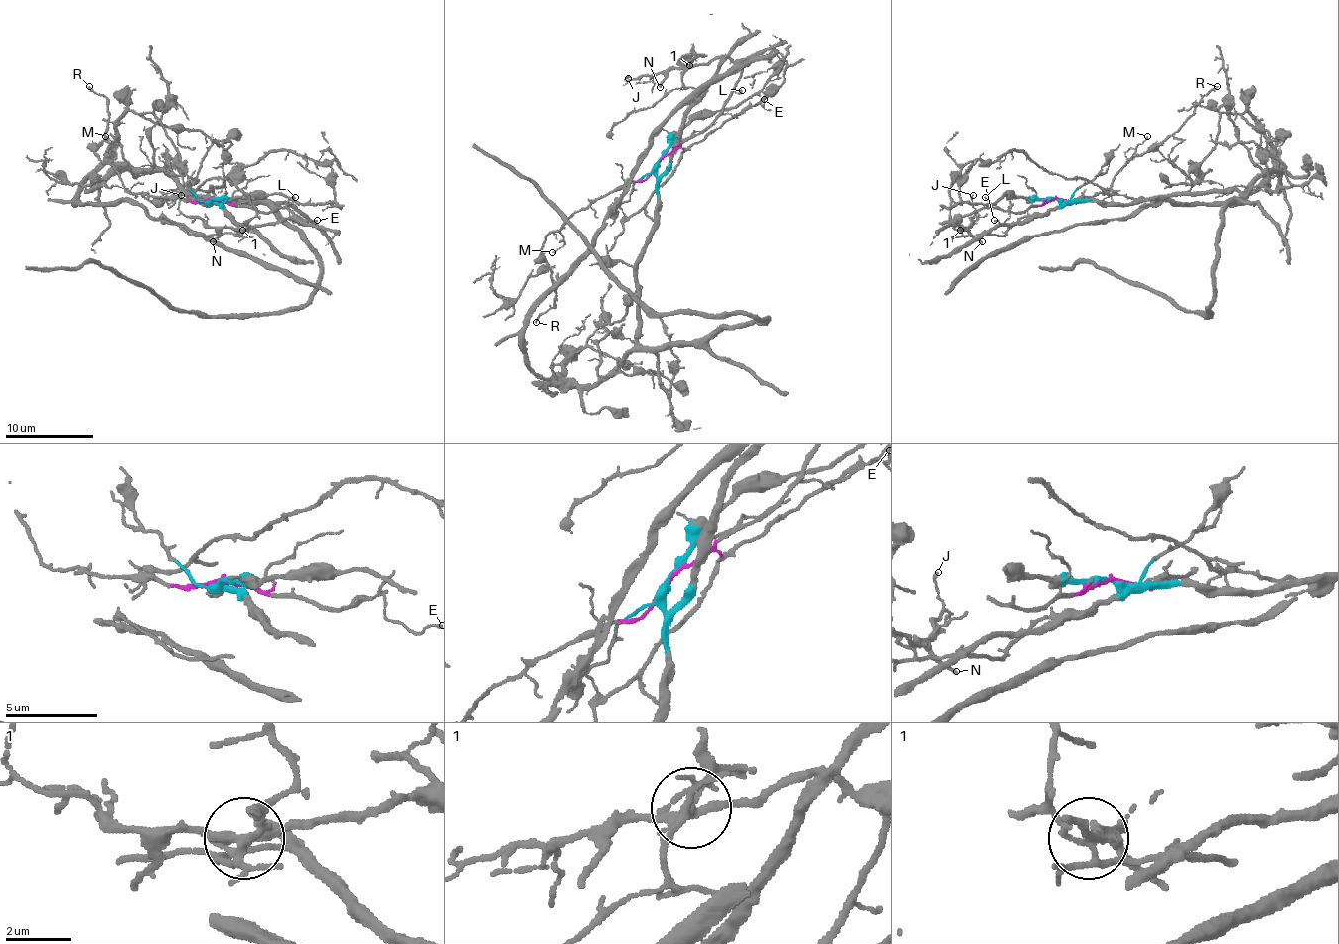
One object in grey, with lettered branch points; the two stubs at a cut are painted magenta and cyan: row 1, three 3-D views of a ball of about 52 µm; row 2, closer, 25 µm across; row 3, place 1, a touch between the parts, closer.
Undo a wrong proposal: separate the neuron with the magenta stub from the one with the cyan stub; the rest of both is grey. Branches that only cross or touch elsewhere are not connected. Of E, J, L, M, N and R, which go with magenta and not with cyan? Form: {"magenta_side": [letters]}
{"magenta_side": ["E", "J", "L", "M", "N", "R"]}

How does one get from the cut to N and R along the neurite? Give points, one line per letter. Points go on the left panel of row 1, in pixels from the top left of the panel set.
N: (212, 199), (249, 205), (260, 212), (282, 207), (295, 214), (260, 227), (227, 227), (212, 242)
R: (212, 199), (197, 201), (128, 192), (108, 163), (95, 154), (104, 139), (108, 101), (88, 86)

